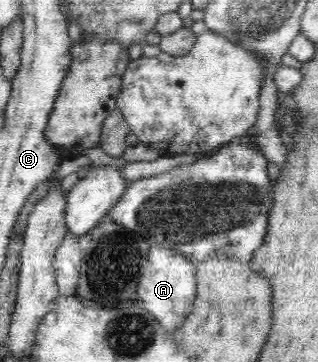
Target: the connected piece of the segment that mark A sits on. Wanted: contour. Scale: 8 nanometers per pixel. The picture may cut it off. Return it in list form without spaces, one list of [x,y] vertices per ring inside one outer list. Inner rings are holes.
[[[152,247],[144,263],[138,296],[146,304],[146,310],[154,314],[154,318],[168,332],[182,326],[182,322],[188,318],[193,309],[193,302],[197,295],[197,280],[194,272],[196,272],[195,264],[174,250]]]

